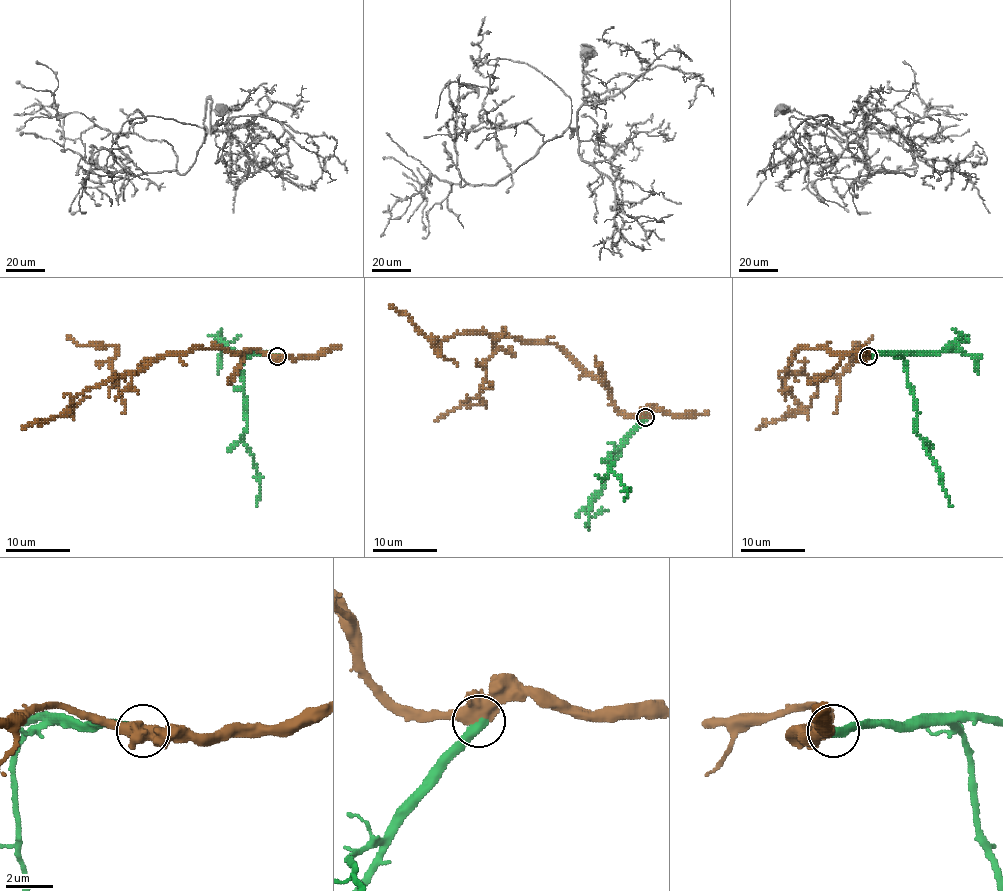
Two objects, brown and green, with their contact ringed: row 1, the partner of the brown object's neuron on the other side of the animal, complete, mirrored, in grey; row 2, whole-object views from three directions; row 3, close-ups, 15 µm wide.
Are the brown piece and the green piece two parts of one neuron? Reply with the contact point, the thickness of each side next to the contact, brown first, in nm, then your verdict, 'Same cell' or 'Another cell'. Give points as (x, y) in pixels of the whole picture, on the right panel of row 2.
Place: (868, 356). Thickness 480 nm (brown) against 480 nm. Same cell

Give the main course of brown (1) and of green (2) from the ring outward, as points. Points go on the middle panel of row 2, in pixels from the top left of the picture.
1: (644, 416), (622, 411), (602, 384), (554, 344), (475, 331), (451, 336), (433, 346), (408, 317), (388, 305)
2: (644, 416), (610, 455), (615, 465), (609, 471), (620, 477), (628, 490), (623, 502)

